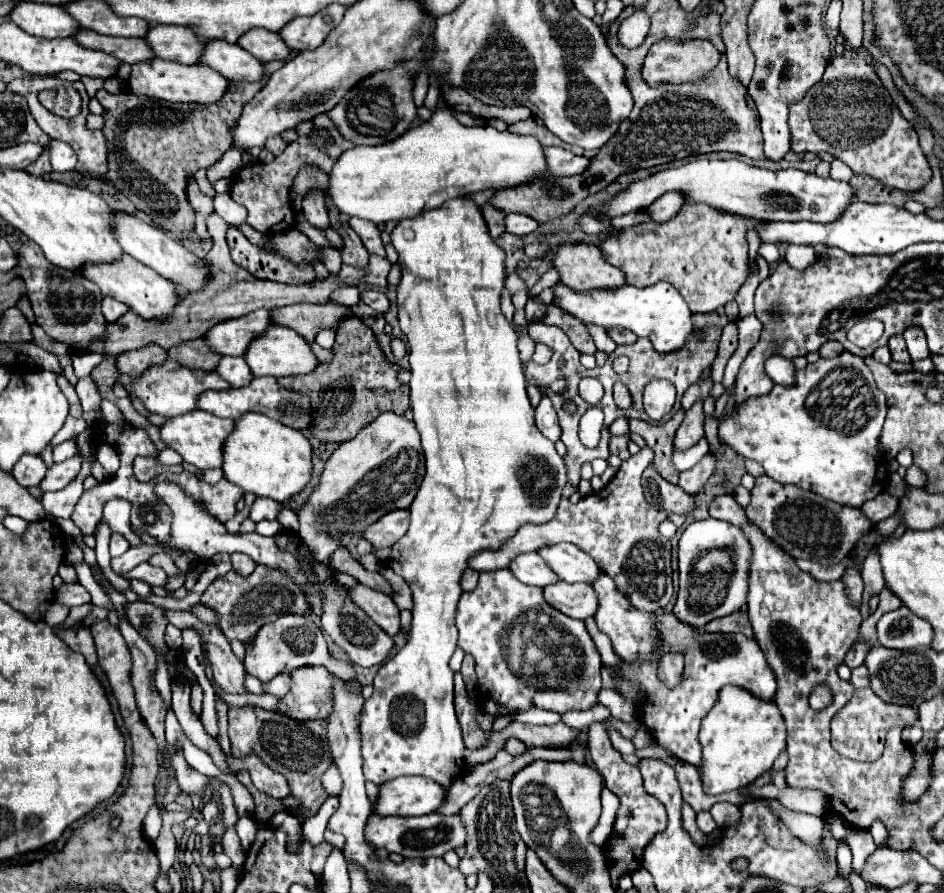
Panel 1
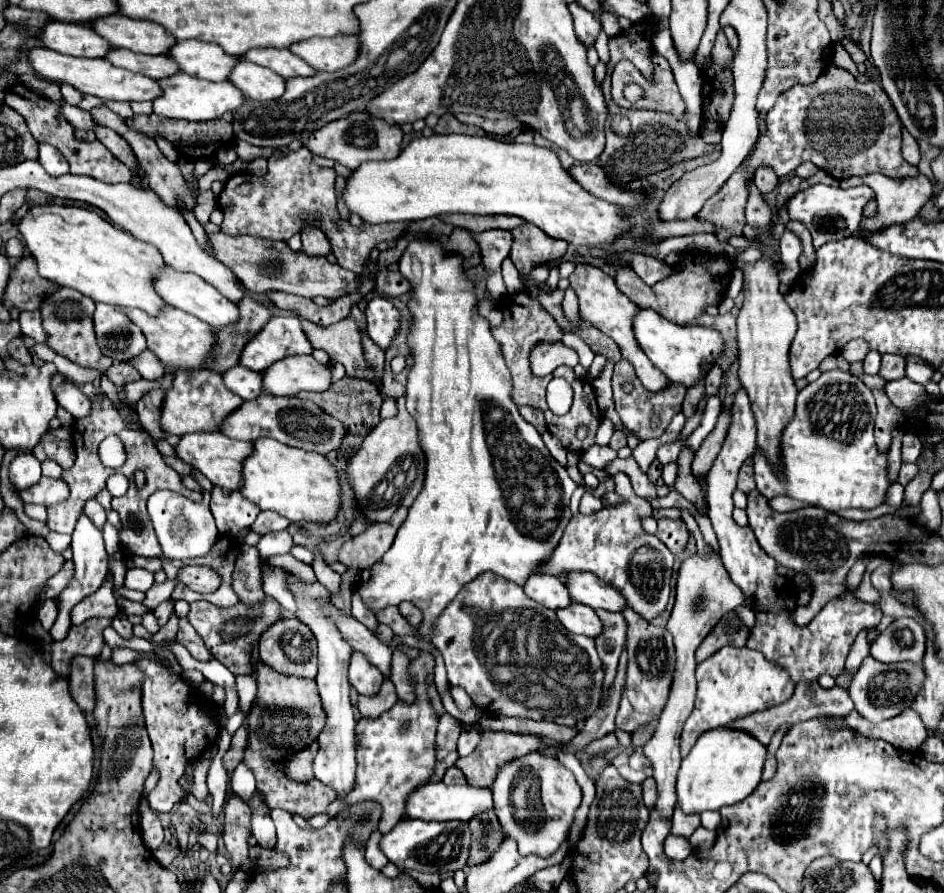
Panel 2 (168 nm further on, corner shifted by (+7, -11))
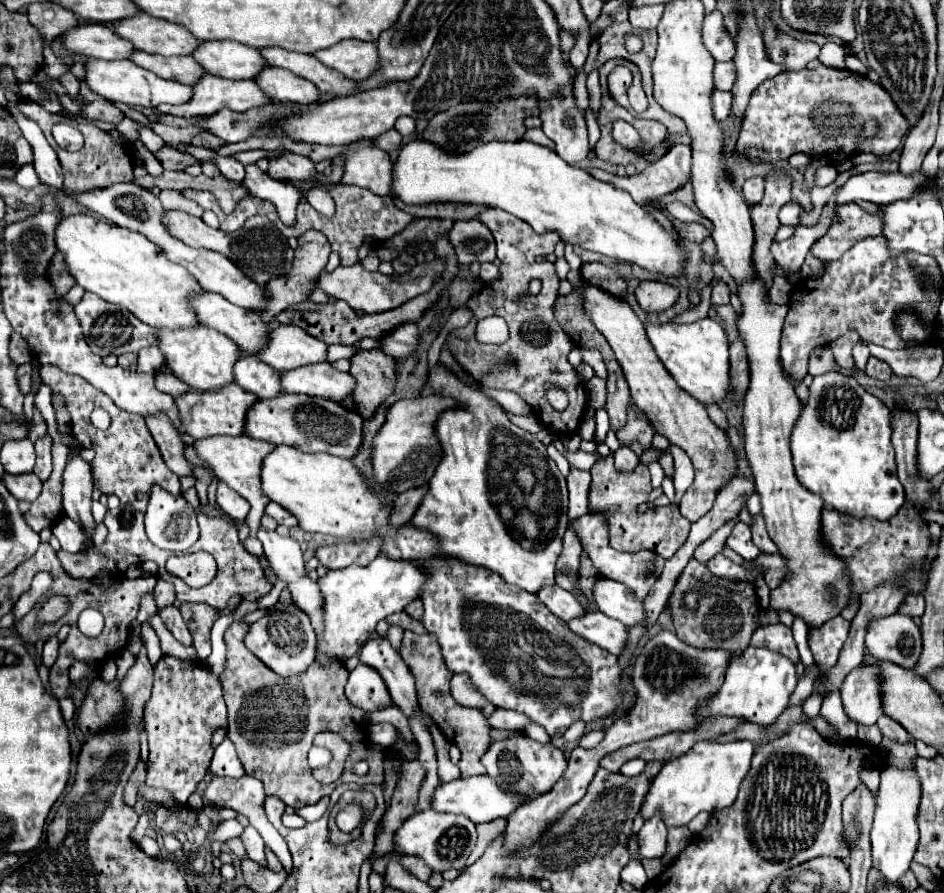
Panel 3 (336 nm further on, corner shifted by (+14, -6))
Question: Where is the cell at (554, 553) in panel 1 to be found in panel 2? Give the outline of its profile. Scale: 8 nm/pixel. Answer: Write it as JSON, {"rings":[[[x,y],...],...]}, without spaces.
{"rings":[[[567,572],[567,590],[573,602],[591,608],[603,608],[609,612],[623,612],[627,608],[627,600],[619,590],[589,572]]]}

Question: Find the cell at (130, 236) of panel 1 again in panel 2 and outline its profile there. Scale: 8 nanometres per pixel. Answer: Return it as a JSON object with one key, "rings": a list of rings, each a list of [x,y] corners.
{"rings":[[[163,268],[161,276],[157,276],[157,292],[159,296],[165,298],[165,302],[169,306],[175,306],[187,314],[197,316],[199,320],[207,322],[213,328],[225,328],[229,324],[239,322],[239,308],[237,304],[225,300],[225,296],[221,296],[221,292],[217,292],[211,284],[205,284],[199,276],[193,274],[181,274],[181,272],[173,272],[173,268]]]}

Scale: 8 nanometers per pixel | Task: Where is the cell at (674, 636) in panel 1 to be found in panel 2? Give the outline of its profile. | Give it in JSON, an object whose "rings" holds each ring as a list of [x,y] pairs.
{"rings":[[[725,646],[697,666],[697,700],[681,734],[681,756],[687,756],[701,734],[711,728],[725,726],[737,718],[759,710],[773,708],[793,696],[795,682],[785,668],[765,660],[765,656],[751,648]]]}

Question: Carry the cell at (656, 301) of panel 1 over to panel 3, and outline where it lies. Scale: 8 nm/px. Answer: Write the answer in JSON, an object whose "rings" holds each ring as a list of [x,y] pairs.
{"rings":[[[704,317],[690,325],[678,323],[648,323],[646,337],[652,343],[658,359],[664,363],[674,381],[686,389],[700,403],[718,403],[730,389],[728,379],[728,339],[722,325],[710,317]]]}

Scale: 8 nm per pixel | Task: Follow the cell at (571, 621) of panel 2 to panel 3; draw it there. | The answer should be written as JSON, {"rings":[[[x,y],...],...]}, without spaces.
{"rings":[[[586,611],[586,615],[580,615],[578,619],[570,619],[566,623],[576,635],[588,639],[590,643],[610,651],[612,655],[620,655],[626,643],[626,625],[606,617],[600,611]]]}

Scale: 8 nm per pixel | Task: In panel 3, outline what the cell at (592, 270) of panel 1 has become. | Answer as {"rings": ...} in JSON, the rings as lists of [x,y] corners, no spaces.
{"rings":[[[570,277],[570,283],[574,287],[582,287],[584,311],[588,319],[594,323],[594,327],[606,337],[606,341],[614,349],[616,359],[630,385],[630,395],[634,405],[648,415],[656,433],[666,435],[670,443],[682,447],[692,459],[696,475],[680,501],[680,513],[690,523],[698,521],[712,509],[716,499],[716,489],[720,489],[722,483],[728,483],[736,473],[736,455],[726,439],[726,433],[710,421],[704,405],[698,403],[694,397],[690,397],[686,391],[682,391],[672,379],[672,375],[666,371],[666,367],[662,367],[660,359],[656,357],[644,333],[644,323],[638,319],[638,315],[628,305],[626,299],[608,295],[608,291],[602,291],[592,283],[582,283],[582,277],[576,279]]]}

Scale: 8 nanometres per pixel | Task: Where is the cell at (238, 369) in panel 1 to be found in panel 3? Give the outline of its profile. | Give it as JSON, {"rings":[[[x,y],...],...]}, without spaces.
{"rings":[[[242,355],[238,363],[234,363],[234,383],[258,395],[260,399],[272,399],[274,395],[282,393],[278,371],[252,355]]]}

